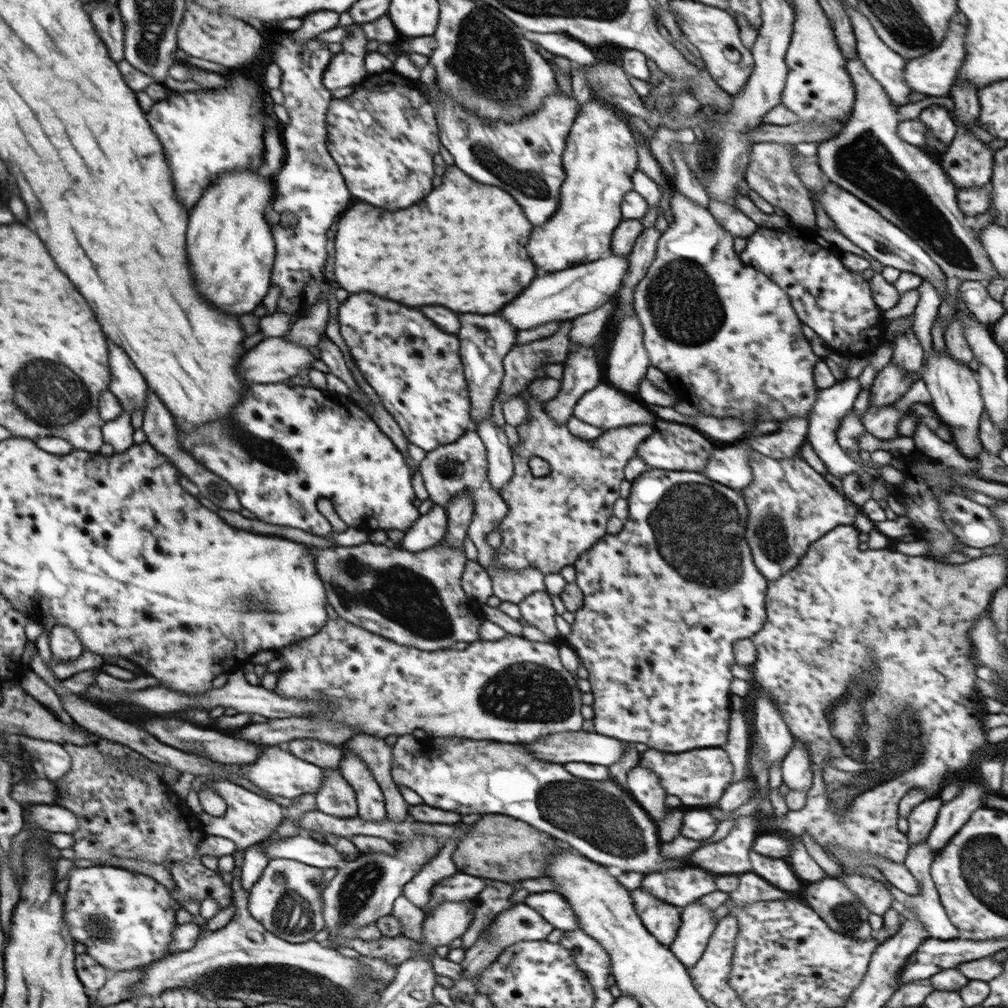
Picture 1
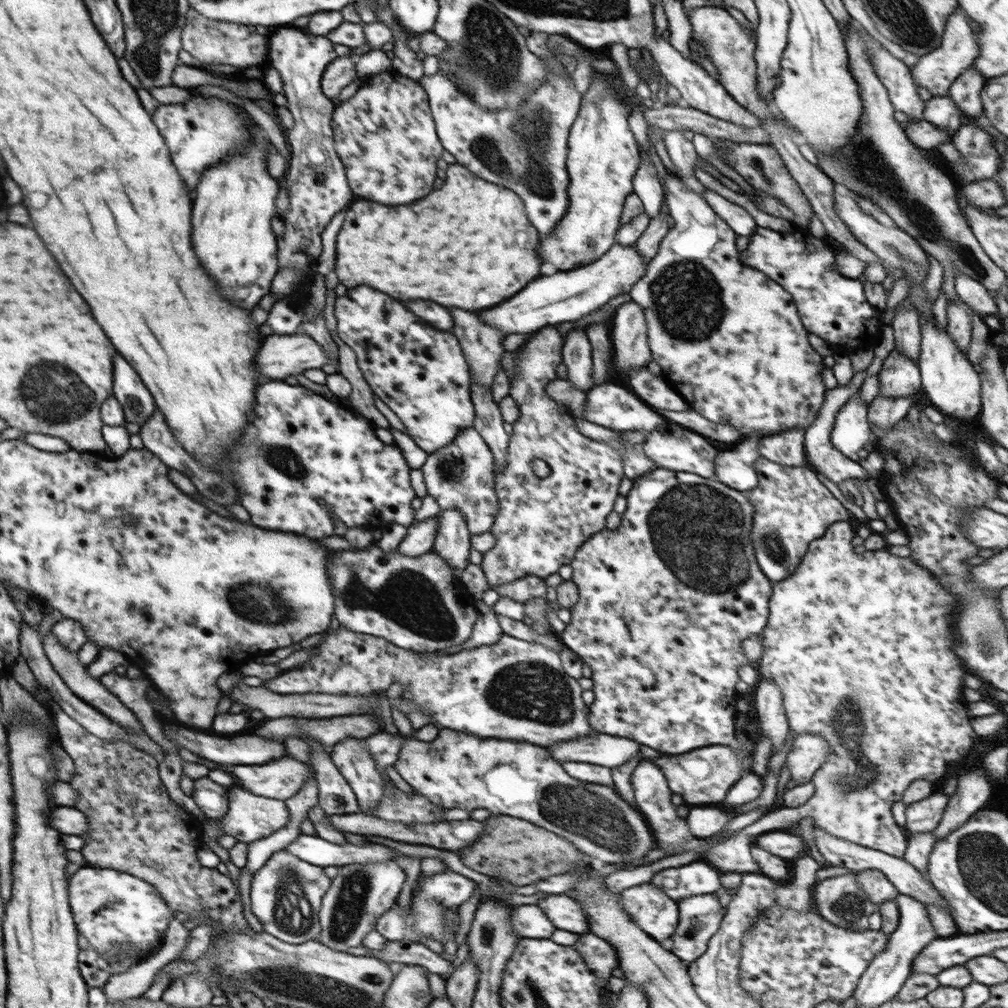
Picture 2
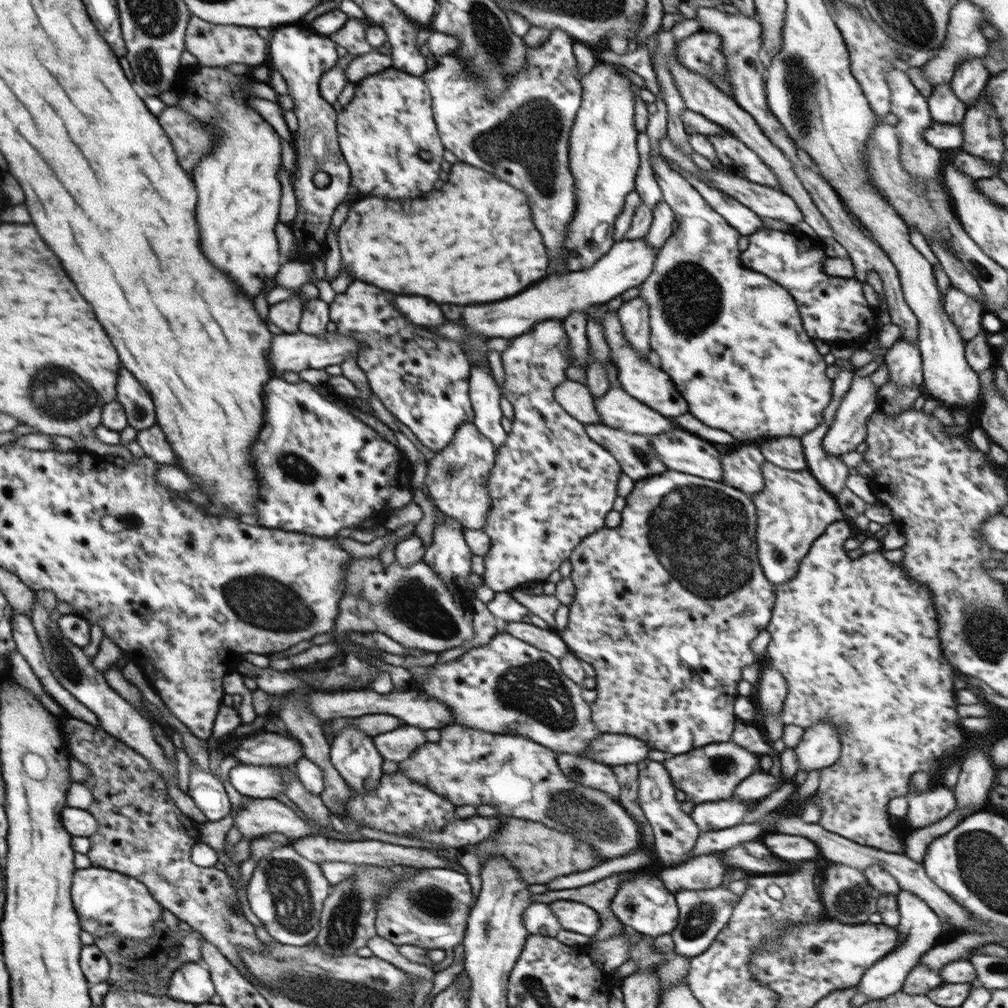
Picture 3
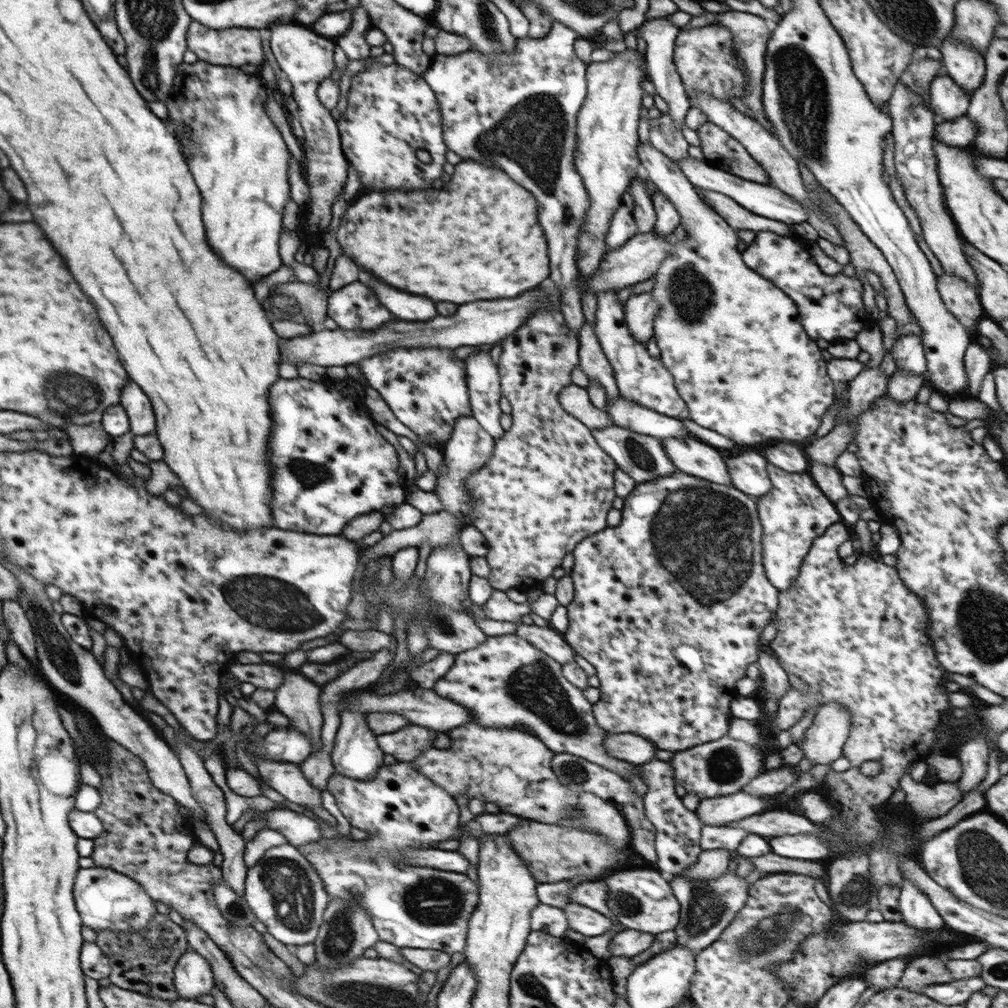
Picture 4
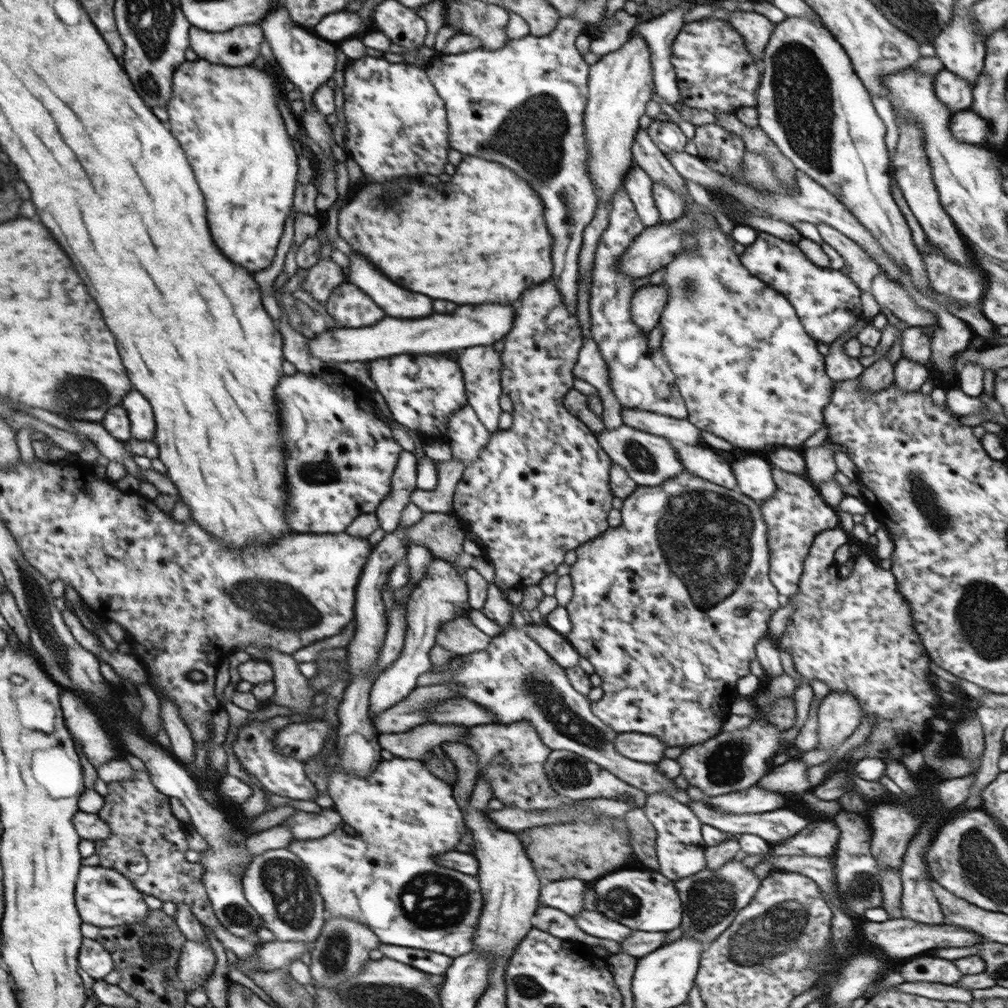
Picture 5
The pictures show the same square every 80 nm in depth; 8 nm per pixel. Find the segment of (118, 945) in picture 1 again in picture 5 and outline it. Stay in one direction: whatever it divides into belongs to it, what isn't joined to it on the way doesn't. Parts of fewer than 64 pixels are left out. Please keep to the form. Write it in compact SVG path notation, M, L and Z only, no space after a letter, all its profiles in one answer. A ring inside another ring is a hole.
M85 866L80 870L77 880L76 904L81 911L82 920L100 928L112 928L141 922L149 914L146 900L141 893L123 874L103 866Z

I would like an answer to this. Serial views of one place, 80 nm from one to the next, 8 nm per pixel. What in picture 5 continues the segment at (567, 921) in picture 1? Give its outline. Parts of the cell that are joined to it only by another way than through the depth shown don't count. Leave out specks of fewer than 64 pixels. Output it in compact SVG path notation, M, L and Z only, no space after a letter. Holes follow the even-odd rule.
M593 908L582 909L572 917L576 921L576 926L586 934L608 941L615 940L618 944L632 932L631 928L608 918L605 914L600 914L600 911Z

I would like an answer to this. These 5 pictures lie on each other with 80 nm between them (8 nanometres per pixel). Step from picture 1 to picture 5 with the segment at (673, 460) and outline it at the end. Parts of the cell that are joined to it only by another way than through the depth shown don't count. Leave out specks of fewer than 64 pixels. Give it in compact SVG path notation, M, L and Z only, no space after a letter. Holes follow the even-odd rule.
M680 442L673 443L673 447L679 461L688 473L704 478L704 480L710 480L712 484L728 490L736 492L740 490L730 462L722 460L710 448Z

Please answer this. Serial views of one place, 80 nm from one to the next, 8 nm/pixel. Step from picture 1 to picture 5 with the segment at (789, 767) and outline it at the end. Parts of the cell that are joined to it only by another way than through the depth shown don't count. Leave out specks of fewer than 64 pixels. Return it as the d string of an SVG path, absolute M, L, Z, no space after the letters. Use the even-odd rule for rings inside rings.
M829 693L818 710L818 744L815 749L838 748L864 718L858 699L850 693Z

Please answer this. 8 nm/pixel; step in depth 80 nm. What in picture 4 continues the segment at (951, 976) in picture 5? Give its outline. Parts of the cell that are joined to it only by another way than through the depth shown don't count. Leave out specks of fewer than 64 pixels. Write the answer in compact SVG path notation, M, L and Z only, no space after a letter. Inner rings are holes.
M924 953L906 967L897 986L908 991L922 993L924 986L948 984L952 981L953 978L946 967L946 961L938 960L937 957Z

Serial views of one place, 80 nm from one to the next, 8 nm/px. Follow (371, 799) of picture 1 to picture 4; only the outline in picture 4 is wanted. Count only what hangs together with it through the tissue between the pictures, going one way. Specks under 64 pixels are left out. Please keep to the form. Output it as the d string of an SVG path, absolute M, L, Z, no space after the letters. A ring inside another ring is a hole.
M344 708L344 711L339 712L339 716L341 722L331 756L335 773L354 780L372 780L384 765L384 752L378 747L377 736L366 725L366 713L356 712L352 708Z

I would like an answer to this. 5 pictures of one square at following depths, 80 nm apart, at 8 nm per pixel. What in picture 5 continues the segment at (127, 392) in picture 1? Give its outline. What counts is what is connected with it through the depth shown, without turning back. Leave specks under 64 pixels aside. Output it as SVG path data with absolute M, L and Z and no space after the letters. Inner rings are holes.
M129 390L120 404L131 422L131 436L138 440L152 441L155 437L155 416L150 403L140 392Z

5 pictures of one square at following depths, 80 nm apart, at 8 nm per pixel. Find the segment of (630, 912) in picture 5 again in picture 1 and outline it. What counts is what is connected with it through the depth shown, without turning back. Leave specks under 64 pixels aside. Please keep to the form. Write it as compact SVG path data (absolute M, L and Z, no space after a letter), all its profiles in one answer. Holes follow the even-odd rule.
M641 887L632 890L631 897L634 899L635 911L650 934L655 936L660 944L672 944L681 925L682 908L652 896Z

